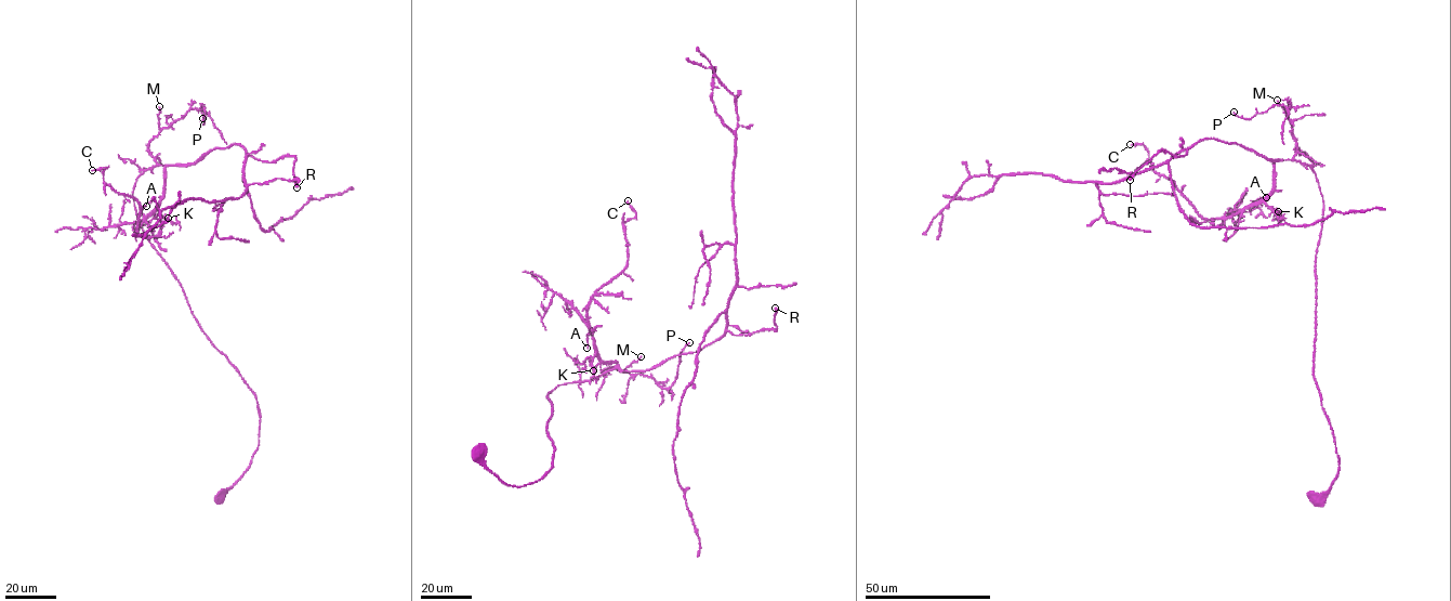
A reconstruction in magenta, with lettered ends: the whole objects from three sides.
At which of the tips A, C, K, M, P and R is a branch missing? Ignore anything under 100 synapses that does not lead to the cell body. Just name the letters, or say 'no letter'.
no letter

